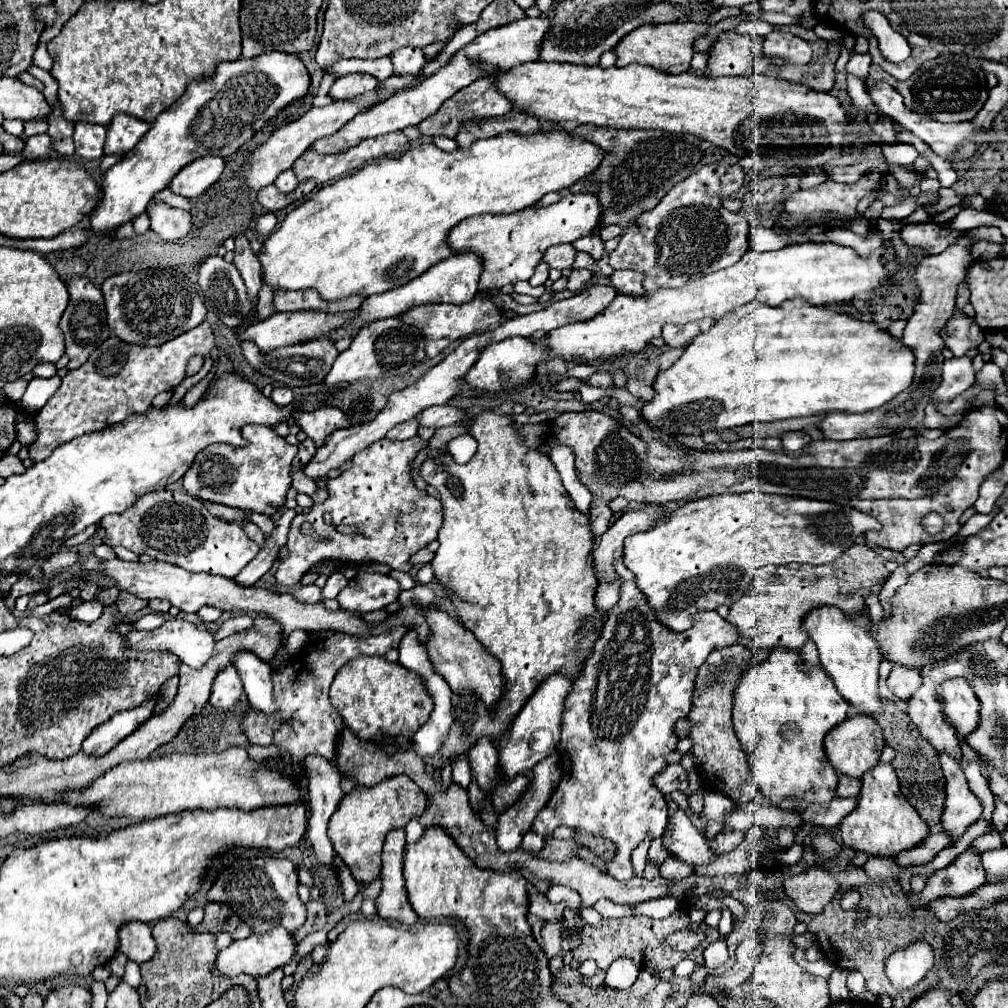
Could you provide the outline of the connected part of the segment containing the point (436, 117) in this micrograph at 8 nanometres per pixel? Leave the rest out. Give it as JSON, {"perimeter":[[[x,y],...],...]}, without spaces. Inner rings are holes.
{"perimeter":[[[479,78],[479,80],[475,80],[473,84],[461,88],[459,92],[455,92],[451,98],[447,98],[447,100],[441,104],[441,108],[439,108],[433,116],[425,118],[423,124],[419,124],[419,126],[421,126],[421,128],[425,126],[423,132],[427,132],[429,136],[433,134],[433,136],[455,138],[457,132],[459,132],[459,128],[461,128],[465,122],[469,122],[469,120],[473,120],[473,118],[495,118],[495,116],[503,116],[503,114],[507,114],[509,110],[511,110],[511,104],[493,88],[493,80],[491,80],[491,78]]]}

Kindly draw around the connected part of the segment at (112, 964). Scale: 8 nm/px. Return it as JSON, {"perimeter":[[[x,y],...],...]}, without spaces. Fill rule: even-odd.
{"perimeter":[[[117,952],[109,962],[107,962],[107,968],[111,970],[111,974],[113,976],[117,976],[117,978],[123,978],[123,972],[125,972],[125,962],[127,962],[127,956],[125,954],[121,954],[121,952]]]}

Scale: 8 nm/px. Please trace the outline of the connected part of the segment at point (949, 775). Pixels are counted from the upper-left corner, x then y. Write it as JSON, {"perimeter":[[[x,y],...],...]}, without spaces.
{"perimeter":[[[945,752],[939,754],[939,762],[945,774],[945,792],[947,792],[941,824],[947,832],[951,832],[955,840],[965,832],[967,826],[971,826],[981,818],[983,804],[969,788],[961,762],[957,762]]]}

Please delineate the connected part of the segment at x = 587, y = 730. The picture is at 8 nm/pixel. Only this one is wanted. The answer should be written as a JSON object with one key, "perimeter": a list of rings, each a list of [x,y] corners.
{"perimeter":[[[621,558],[615,562],[615,570],[623,580],[621,598],[613,610],[607,612],[593,654],[585,662],[579,678],[573,682],[571,694],[567,696],[559,742],[563,778],[547,806],[533,820],[531,830],[547,834],[565,824],[587,836],[611,840],[615,848],[605,856],[607,874],[615,880],[631,880],[635,876],[631,864],[633,850],[647,834],[651,834],[651,838],[663,836],[667,826],[669,816],[665,796],[651,784],[651,780],[667,768],[665,756],[677,748],[679,738],[675,734],[675,724],[679,718],[687,718],[691,710],[697,672],[713,650],[735,644],[739,632],[717,612],[703,612],[695,614],[695,626],[687,630],[687,634],[671,634],[669,630],[663,630],[663,626],[655,622],[655,614],[647,610],[647,602],[643,602],[643,594],[635,586],[635,576],[625,568]]]}

